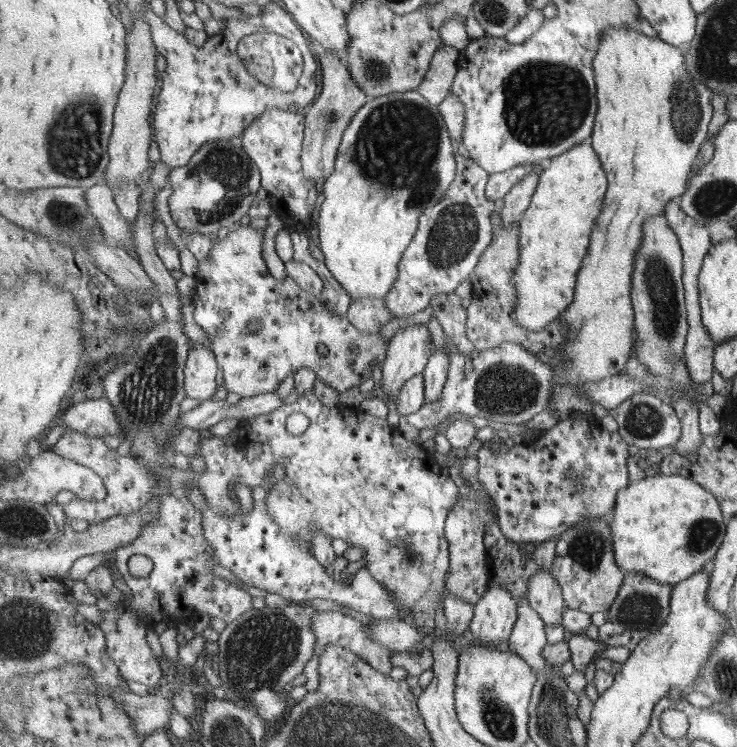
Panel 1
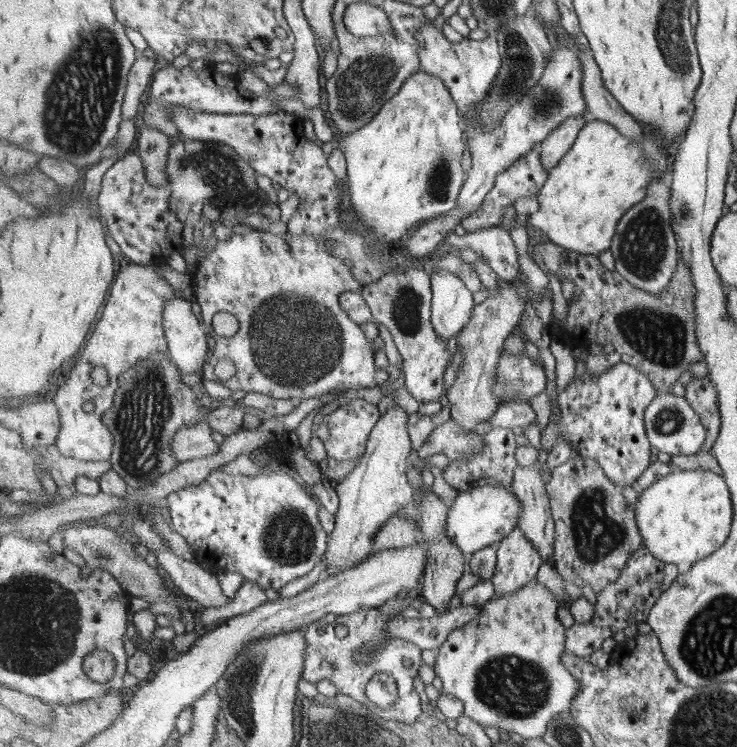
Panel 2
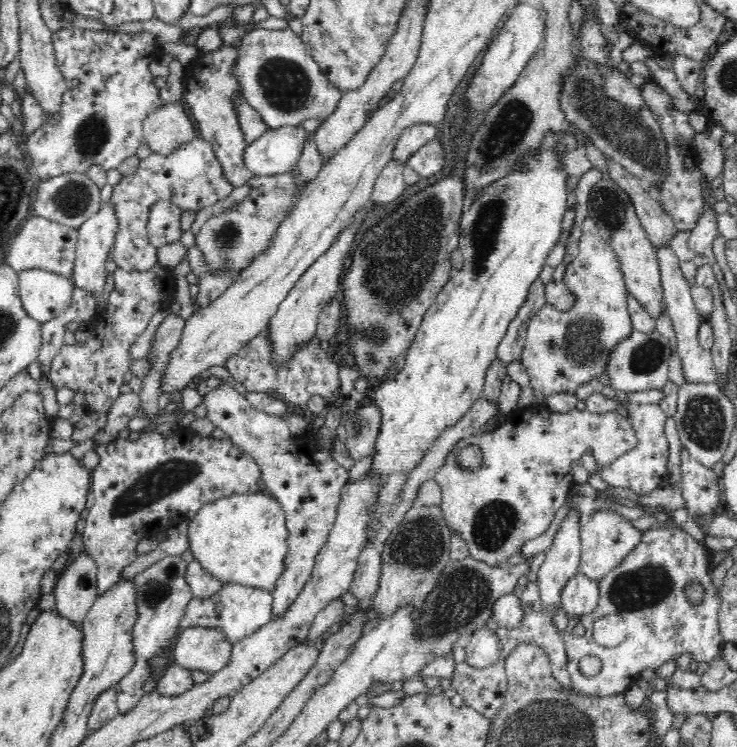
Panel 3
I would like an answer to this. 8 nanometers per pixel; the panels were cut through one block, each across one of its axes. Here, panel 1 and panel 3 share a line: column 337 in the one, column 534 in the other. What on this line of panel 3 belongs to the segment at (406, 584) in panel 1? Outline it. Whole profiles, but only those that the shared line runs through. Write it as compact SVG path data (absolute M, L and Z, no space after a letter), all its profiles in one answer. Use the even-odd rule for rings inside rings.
M534 406L517 408L510 412L493 431L478 432L467 436L464 442L478 444L483 452L483 461L478 470L462 471L456 465L455 449L445 455L444 462L434 474L442 495L440 510L448 531L464 541L471 558L496 568L520 552L528 540L538 538L548 530L556 510L564 504L566 496L575 483L571 463L580 458L586 458L585 453L590 448L590 442L594 440L592 430L604 432L604 440L608 438L608 450L614 448L616 459L636 444L636 433L632 432L632 425L620 414L592 414L587 410L580 411L577 408L565 413L557 413L546 406Z

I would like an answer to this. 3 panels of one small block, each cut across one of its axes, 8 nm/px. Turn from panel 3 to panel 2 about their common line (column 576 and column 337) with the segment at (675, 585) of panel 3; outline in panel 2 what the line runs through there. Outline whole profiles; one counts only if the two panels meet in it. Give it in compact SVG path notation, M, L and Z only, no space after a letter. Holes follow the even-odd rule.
M379 608L363 610L349 615L341 615L331 624L318 621L309 625L305 640L307 641L306 661L302 678L316 686L321 680L335 683L338 693L352 697L370 708L385 723L414 723L422 713L422 699L414 688L418 678L421 661L421 647L407 639L391 639L382 647L374 650L368 663L358 663L356 656L366 644L378 644L387 635L387 623L393 618L401 618L401 612L383 614ZM343 625L348 628L348 635L337 638L334 628ZM329 668L337 670L329 670Z

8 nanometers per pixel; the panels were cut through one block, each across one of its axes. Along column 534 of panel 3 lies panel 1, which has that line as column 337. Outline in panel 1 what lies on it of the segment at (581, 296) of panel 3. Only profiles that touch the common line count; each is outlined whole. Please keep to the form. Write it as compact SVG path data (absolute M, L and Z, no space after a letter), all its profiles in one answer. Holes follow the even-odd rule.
M248 225L230 229L222 235L221 242L213 247L208 259L199 262L198 273L195 274L193 318L212 344L212 351L222 370L224 388L240 397L275 392L289 374L306 367L337 392L347 392L355 386L364 391L370 385L375 361L380 360L383 368L392 338L385 340L381 332L366 333L359 330L345 316L336 315L336 312L326 309L319 297L307 292L289 274L283 280L275 278L264 257L265 237L265 228L257 231ZM221 310L227 311L226 318L221 316ZM249 320L258 320L260 329L256 333L247 330ZM353 346L359 346L361 350L353 352Z

